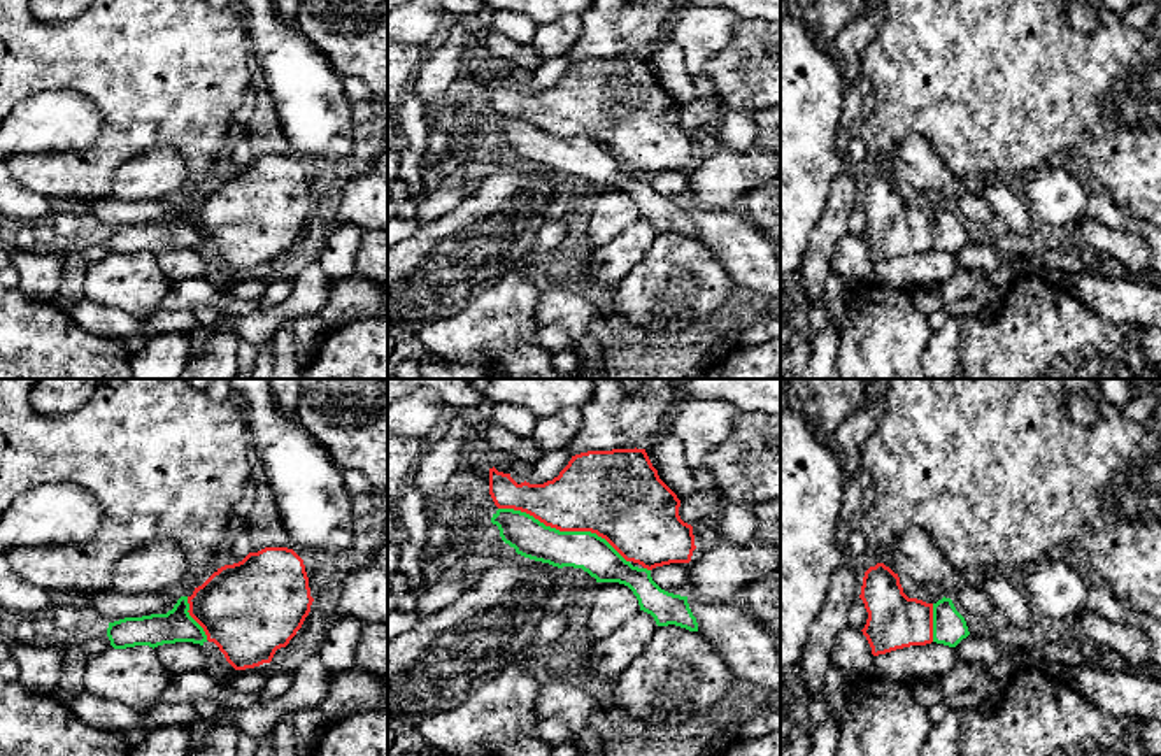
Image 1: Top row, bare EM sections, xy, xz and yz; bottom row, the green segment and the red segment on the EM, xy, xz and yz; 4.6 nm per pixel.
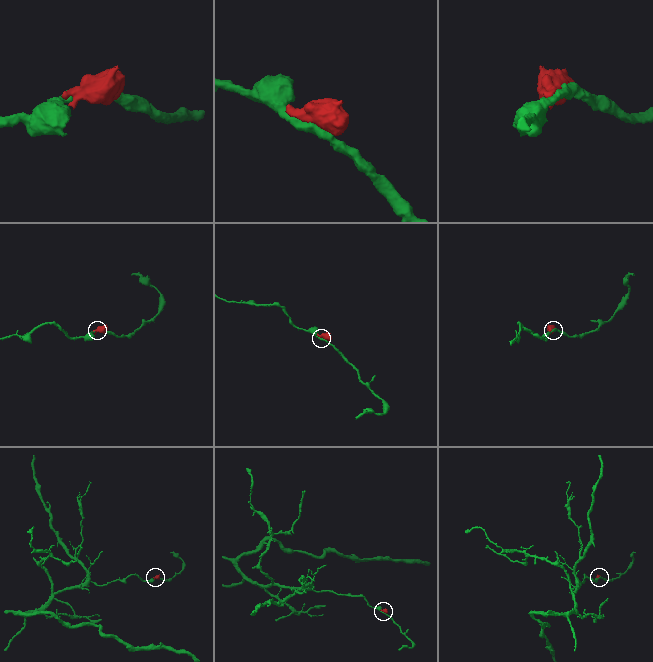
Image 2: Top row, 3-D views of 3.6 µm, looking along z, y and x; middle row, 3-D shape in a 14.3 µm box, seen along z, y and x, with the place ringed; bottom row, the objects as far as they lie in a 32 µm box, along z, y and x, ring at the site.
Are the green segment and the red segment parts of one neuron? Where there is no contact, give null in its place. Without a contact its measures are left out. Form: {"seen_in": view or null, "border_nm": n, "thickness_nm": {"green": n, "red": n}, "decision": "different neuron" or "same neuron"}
{"seen_in": "xz", "border_nm": 650, "thickness_nm": {"green": 180, "red": 380}, "decision": "different neuron"}

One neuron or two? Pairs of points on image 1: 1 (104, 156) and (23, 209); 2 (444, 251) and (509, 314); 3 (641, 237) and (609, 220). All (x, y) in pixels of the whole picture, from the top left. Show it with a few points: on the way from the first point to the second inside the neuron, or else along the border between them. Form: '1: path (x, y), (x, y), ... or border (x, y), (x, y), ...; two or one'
1: border (18, 183), (48, 199); two
2: border (518, 267), (504, 272), (483, 288); two
3: border (639, 216), (593, 249); two

